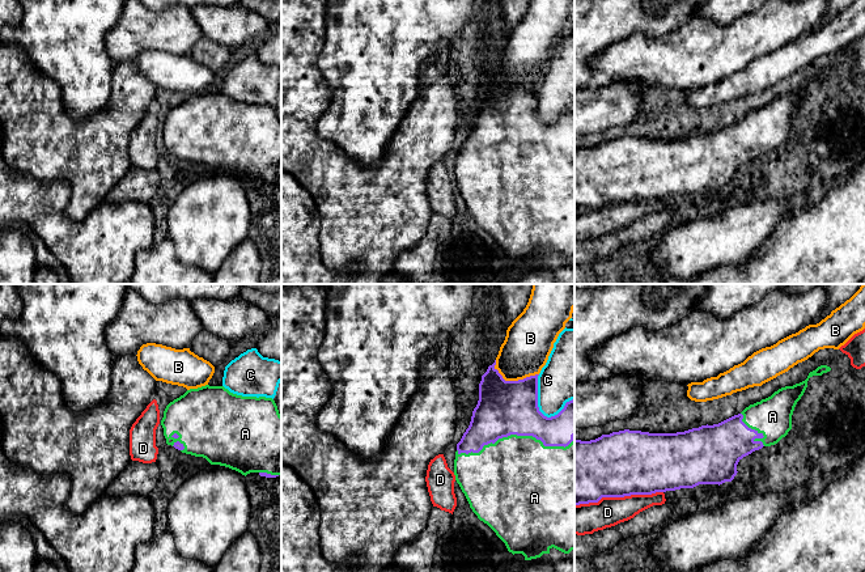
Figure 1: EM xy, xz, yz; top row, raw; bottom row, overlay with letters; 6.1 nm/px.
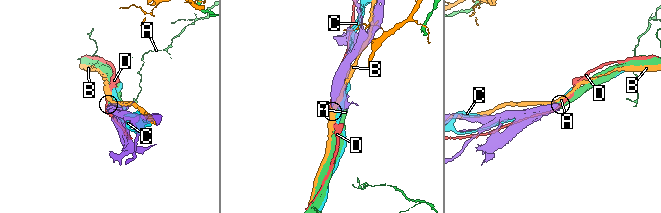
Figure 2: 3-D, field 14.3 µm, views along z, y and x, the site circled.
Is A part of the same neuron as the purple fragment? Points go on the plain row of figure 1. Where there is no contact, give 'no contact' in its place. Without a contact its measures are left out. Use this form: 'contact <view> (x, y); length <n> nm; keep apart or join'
contact xz (517, 142); length 750 nm; join

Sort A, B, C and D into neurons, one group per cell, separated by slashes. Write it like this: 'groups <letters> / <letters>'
groups A / B / C / D

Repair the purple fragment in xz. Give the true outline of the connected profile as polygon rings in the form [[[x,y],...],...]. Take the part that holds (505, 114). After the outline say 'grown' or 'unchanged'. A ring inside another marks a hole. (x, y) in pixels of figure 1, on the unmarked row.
[[[496,67],[488,73],[479,90],[479,107],[472,118],[471,128],[461,148],[457,151],[454,166],[454,182],[470,215],[480,228],[487,230],[505,250],[509,259],[522,260],[525,267],[540,264],[550,260],[554,254],[564,260],[574,257],[574,106],[565,110],[564,115],[555,123],[544,123],[538,114],[538,82],[530,82],[518,88],[505,88],[495,75]]]; grown

